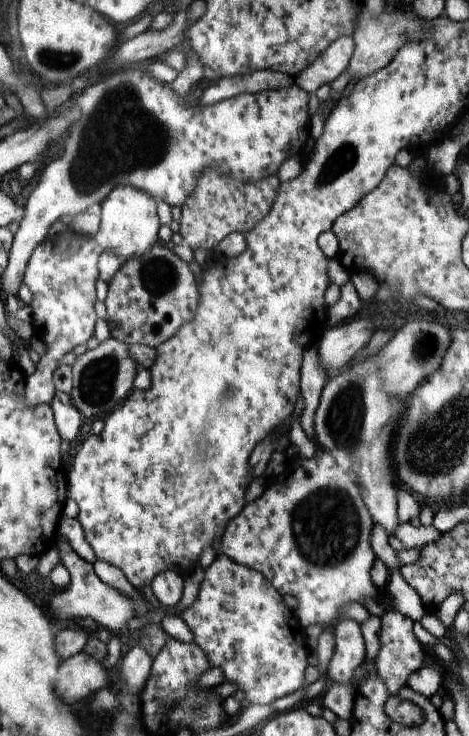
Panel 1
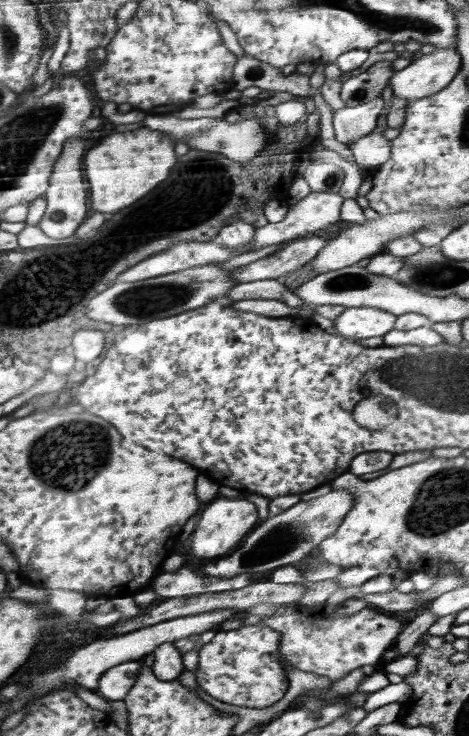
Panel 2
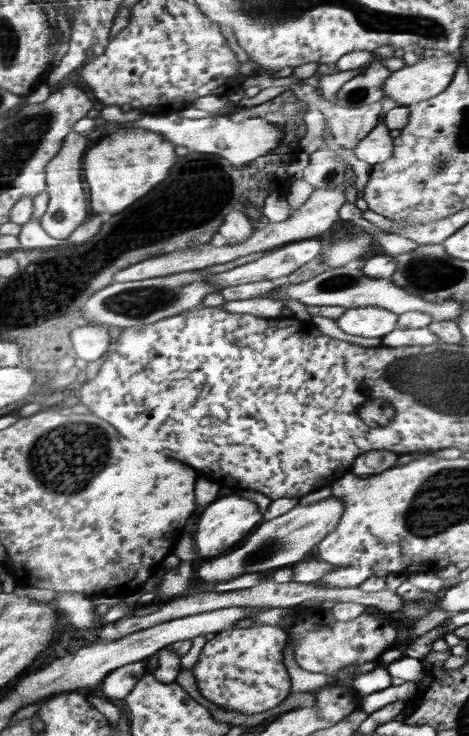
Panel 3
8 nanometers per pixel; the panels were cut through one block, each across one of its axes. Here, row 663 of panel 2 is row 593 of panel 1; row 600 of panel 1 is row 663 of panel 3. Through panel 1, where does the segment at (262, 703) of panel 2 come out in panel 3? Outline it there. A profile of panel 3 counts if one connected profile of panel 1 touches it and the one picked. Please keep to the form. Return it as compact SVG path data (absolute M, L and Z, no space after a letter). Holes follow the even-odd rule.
M278 625L234 627L213 634L191 668L198 692L227 711L258 714L278 706L292 692L283 661L287 635Z

